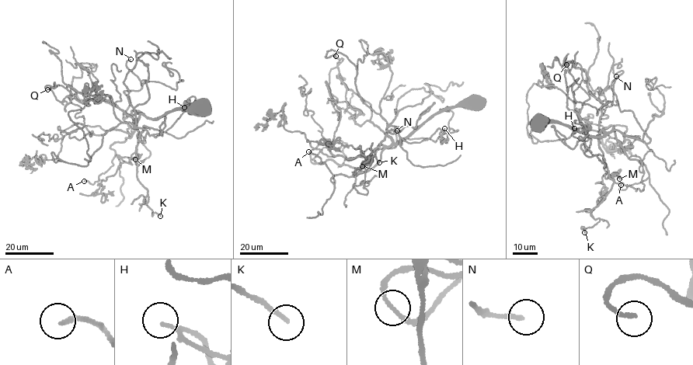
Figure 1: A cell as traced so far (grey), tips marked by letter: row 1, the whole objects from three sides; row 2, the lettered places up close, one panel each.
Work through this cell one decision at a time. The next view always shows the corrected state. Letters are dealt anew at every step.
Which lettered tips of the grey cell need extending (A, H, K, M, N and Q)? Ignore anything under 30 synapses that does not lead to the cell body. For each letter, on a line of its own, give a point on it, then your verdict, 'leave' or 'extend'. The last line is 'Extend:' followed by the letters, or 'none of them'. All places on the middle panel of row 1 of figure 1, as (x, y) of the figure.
A: (308, 151) | extend
H: (444, 128) | leave
K: (379, 162) | leave
M: (362, 166) | leave
N: (397, 130) | extend
Q: (336, 56) | extend
Extend: A, N, Q

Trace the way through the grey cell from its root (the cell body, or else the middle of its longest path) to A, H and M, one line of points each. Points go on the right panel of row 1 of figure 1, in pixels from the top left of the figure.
A: (538, 122), (555, 120), (596, 137), (614, 128), (625, 154), (642, 162), (649, 173), (619, 190), (621, 185)
H: (538, 122), (604, 133), (584, 139), (590, 151), (572, 135), (575, 120), (587, 128), (574, 128)
M: (538, 122), (555, 120), (593, 136), (602, 130), (604, 170), (611, 177), (621, 169), (610, 175), (619, 179)

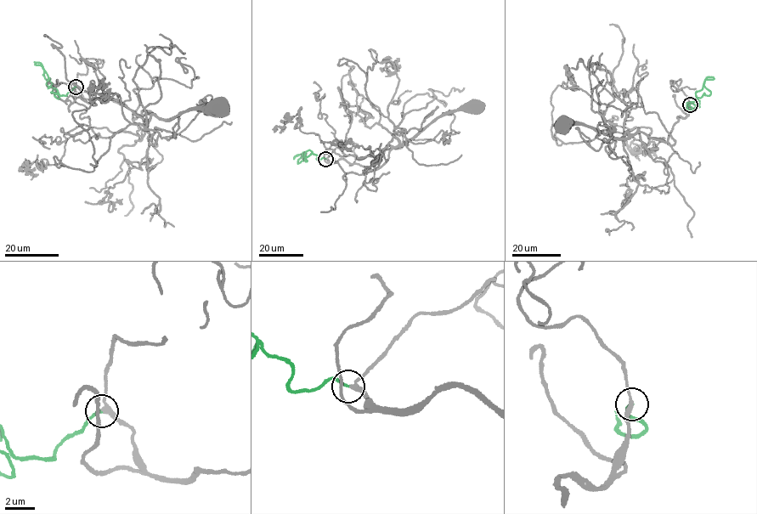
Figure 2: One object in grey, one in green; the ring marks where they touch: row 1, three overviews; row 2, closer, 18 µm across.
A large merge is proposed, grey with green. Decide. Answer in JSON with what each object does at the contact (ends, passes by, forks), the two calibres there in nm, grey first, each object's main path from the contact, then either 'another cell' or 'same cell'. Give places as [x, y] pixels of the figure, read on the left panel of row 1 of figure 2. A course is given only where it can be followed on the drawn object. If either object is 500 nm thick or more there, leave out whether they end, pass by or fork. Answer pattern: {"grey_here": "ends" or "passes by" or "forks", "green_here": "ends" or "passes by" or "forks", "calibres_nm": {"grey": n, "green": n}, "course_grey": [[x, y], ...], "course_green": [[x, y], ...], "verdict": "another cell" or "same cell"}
{"grey_here": "passes by", "green_here": "ends", "calibres_nm": {"grey": 200, "green": 190}, "course_grey": [[76, 87], [85, 98], [112, 99], [138, 114], [144, 115], [149, 110], [170, 121], [191, 109], [217, 107]], "course_green": [[76, 87], [66, 95], [56, 98], [53, 93], [57, 91], [46, 84], [49, 77], [40, 63], [34, 62]], "verdict": "same cell"}

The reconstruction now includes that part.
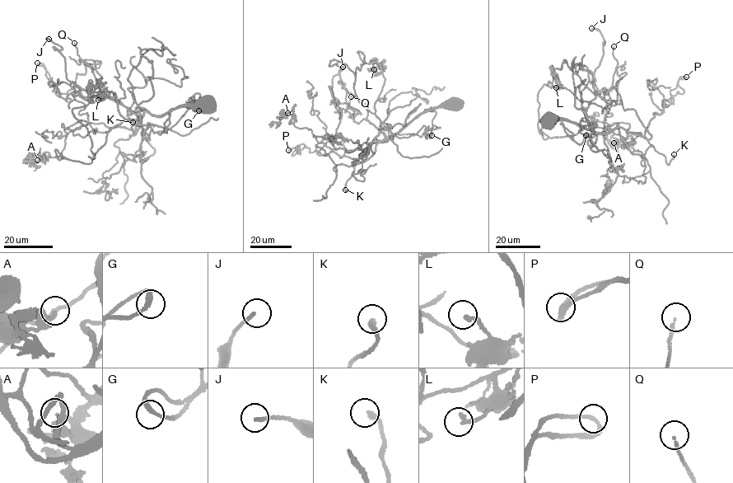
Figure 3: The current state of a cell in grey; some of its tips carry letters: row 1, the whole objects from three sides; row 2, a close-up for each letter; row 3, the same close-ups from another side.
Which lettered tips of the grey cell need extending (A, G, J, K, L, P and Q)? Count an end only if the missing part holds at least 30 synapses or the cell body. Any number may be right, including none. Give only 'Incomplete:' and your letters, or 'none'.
Incomplete: J, Q

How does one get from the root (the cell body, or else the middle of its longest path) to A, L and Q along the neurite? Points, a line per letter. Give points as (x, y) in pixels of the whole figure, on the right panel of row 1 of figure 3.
A: (548, 119), (601, 133), (618, 125), (627, 148), (641, 133), (630, 132), (623, 148), (611, 137), (613, 143)
L: (548, 119), (609, 130), (595, 133), (577, 98), (562, 86), (549, 86), (553, 73), (560, 85), (556, 87)
Q: (548, 119), (608, 132), (607, 107), (614, 105), (618, 94), (612, 86), (618, 63), (613, 46)

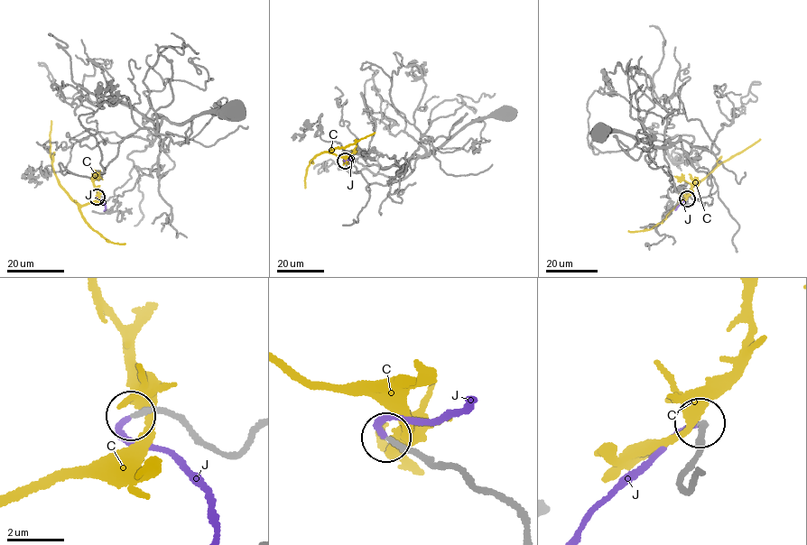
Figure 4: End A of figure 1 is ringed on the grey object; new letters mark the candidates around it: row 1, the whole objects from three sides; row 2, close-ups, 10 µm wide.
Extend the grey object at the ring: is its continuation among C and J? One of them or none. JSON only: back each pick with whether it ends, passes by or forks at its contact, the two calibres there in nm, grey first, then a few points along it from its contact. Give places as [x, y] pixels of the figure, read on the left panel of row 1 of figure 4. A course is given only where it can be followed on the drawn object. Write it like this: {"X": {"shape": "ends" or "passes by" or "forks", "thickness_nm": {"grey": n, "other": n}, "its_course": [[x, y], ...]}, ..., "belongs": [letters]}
{"J": {"shape": "ends", "thickness_nm": {"grey": 180, "other": 190}, "its_course": [[97, 196], [103, 202], [104, 211]]}, "belongs": ["J"]}

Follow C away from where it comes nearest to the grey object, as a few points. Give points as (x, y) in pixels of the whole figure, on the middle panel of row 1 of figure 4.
C: (346, 161), (343, 157), (325, 152), (317, 154), (307, 167), (305, 188)

